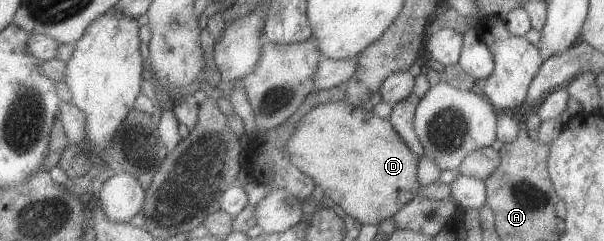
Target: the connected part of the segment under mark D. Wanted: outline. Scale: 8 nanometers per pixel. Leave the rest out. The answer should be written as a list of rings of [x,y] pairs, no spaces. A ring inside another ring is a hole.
[[[330,101],[308,109],[296,123],[292,135],[288,135],[285,148],[292,165],[312,179],[324,196],[332,199],[333,207],[346,212],[361,224],[378,225],[384,219],[392,217],[420,192],[416,177],[416,155],[396,135],[389,119],[378,118],[370,110],[360,106],[352,107],[344,101]]]

